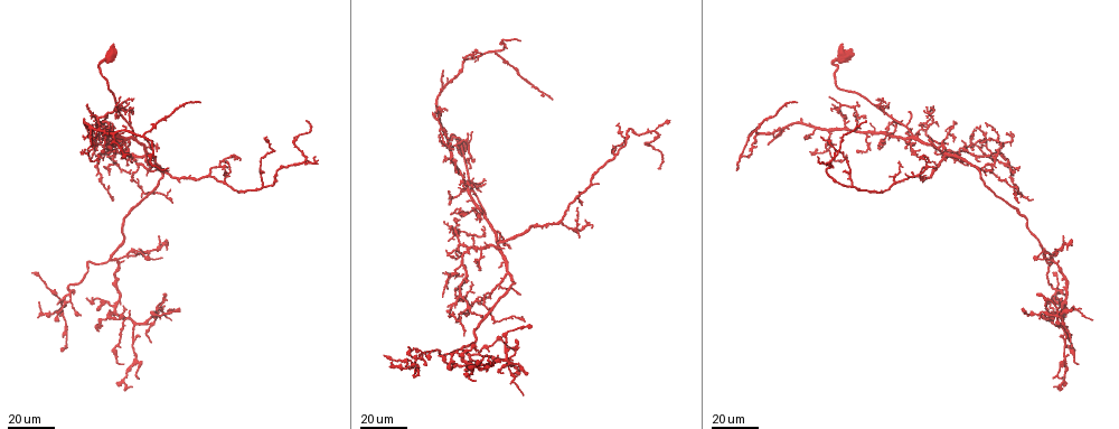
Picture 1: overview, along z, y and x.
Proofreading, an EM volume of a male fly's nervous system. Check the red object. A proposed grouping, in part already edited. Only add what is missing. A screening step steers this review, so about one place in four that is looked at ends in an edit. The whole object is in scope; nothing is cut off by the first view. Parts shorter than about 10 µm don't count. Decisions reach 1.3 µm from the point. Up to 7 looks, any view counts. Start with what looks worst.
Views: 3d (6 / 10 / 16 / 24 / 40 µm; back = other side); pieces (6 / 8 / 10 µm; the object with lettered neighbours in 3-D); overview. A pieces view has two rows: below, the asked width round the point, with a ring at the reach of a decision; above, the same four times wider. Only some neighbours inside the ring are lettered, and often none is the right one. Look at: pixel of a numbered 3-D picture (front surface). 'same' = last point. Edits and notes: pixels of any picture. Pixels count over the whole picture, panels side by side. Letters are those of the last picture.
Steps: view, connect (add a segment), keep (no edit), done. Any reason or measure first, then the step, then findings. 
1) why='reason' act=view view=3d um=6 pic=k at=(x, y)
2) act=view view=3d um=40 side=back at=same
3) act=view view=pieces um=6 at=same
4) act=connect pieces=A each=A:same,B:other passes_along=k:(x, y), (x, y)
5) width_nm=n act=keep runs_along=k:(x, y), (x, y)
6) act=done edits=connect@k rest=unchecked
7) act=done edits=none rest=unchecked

why='free end' act=view view=3d um=24 pic=1 at=(90, 144)

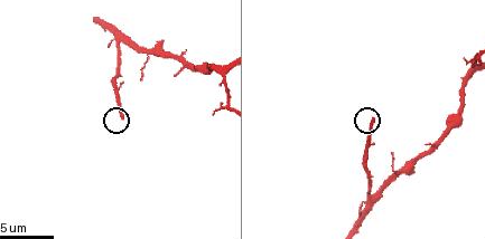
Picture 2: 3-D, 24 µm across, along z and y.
act=view view=pieces um=8 pic=2 at=(121, 118)

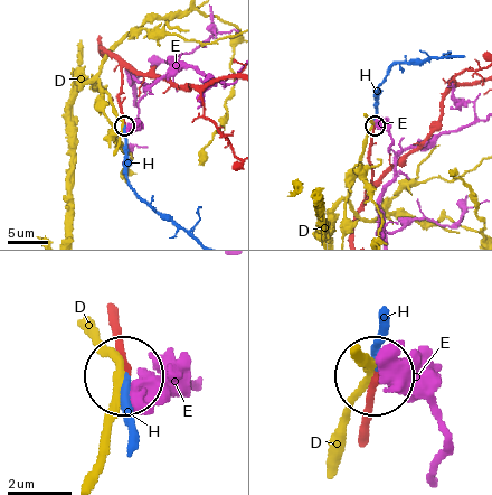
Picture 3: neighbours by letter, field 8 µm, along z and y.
width_nm=210 act=connect pieces=H each=D:other,E:other,H:same passes_along=3:(111, 314), (128, 381), (128, 442) found='the cell continues'

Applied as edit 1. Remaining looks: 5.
act=view view=overview

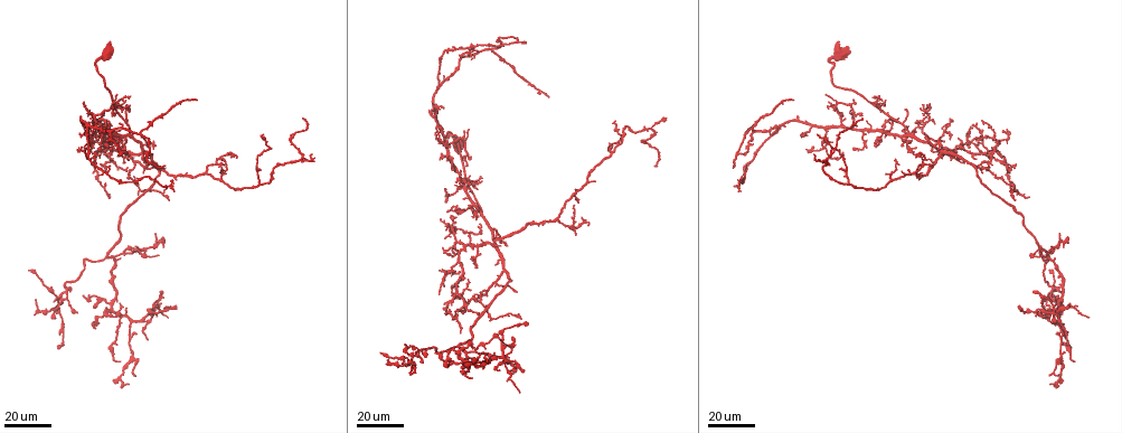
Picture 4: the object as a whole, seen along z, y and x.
why='an open end' act=view view=3d um=24 pic=4 at=(799, 117)

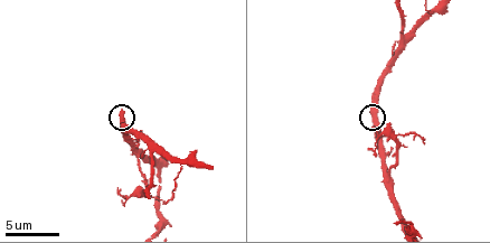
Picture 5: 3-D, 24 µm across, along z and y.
act=view view=pieces um=6 pic=5 at=(120, 110)

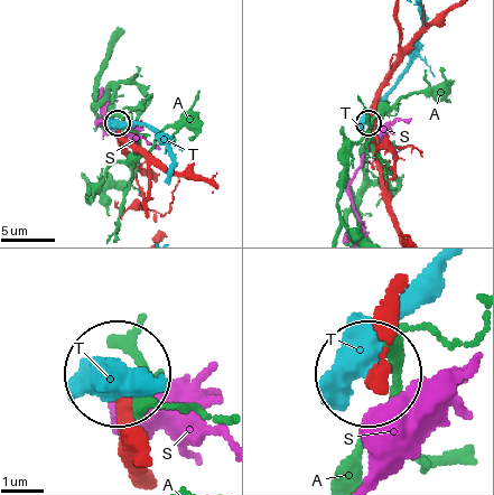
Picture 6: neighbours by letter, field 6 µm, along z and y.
act=keep each=A:other,S:other,T:other found='no lettered segment goes on from it'

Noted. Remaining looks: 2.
why='tapers out' act=view view=3d um=40 pic=4 at=(387, 363)

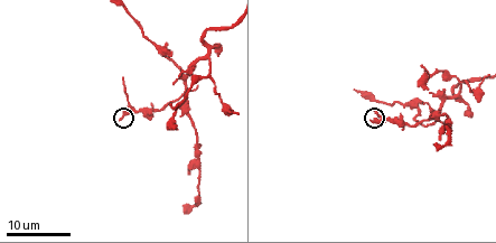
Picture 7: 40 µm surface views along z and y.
act=view view=pieces um=6 pic=7 at=(120, 117)

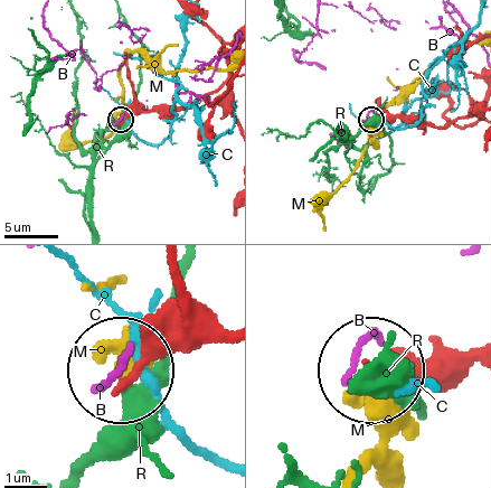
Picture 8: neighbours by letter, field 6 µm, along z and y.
width_nm=180 act=keep each=B:other,C:other,M:other,R:other runs_along=8:(224, 339), (170, 339), (131, 367) found='none of them fits'

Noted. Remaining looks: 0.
act=done edits=connect@3 rest=unchecked

